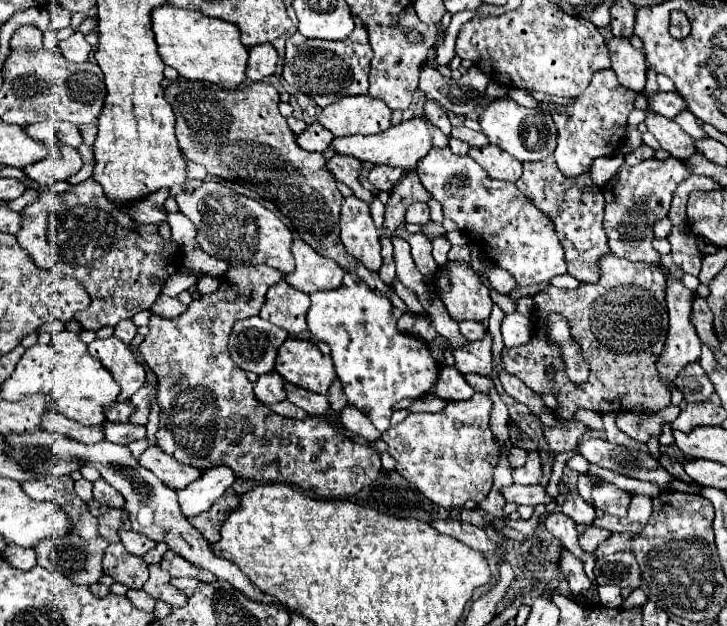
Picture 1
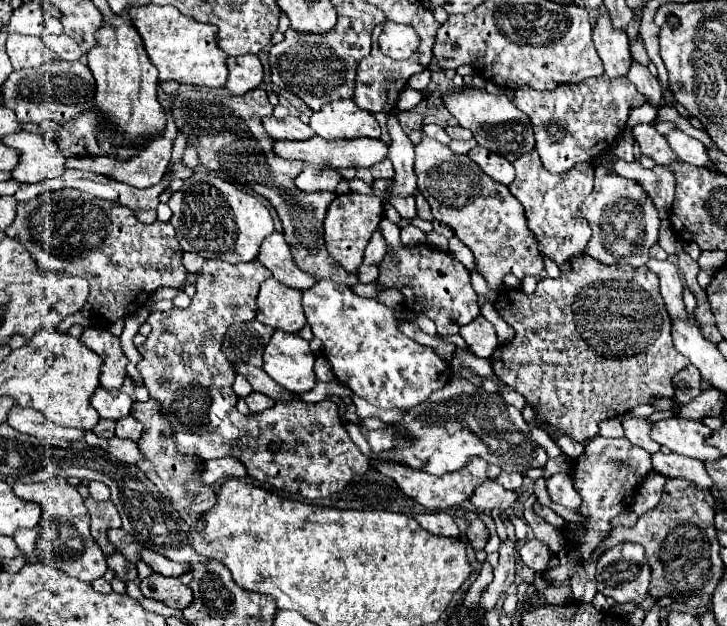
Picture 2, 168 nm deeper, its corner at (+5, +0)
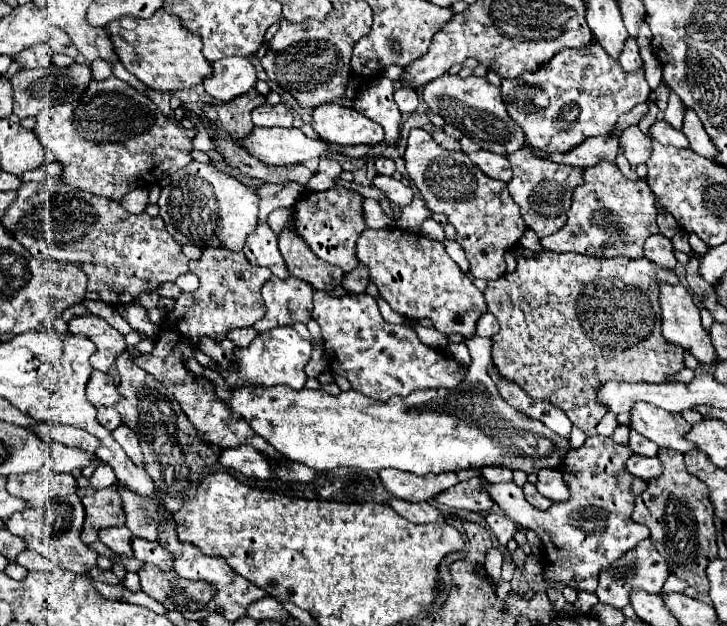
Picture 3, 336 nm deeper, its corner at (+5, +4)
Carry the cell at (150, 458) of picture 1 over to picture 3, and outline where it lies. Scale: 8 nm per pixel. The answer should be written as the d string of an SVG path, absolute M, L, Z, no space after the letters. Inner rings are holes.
M41 423L33 431L37 431L45 441L59 441L59 443L65 443L65 445L71 445L71 447L79 447L87 453L95 453L101 447L99 437L95 437L95 435L83 431L83 429L71 427L71 425Z

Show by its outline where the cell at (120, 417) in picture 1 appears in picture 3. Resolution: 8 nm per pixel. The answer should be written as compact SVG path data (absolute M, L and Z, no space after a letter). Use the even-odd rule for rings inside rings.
M93 371L89 383L87 383L87 399L95 407L115 407L121 401L121 395L117 391L117 385L109 373Z

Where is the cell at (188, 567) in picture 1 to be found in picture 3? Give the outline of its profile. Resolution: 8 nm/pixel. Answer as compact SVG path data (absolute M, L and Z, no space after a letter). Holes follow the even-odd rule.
M133 539L131 541L133 545L133 553L135 553L135 559L143 561L143 563L151 563L151 565L157 565L159 569L163 571L169 571L173 569L173 557L171 553L163 551L161 545L155 545L151 541L143 541L143 539Z

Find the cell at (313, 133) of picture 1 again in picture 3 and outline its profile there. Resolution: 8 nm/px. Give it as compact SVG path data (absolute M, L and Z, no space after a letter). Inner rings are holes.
M283 103L261 105L259 109L253 109L251 115L257 127L293 127L293 115Z

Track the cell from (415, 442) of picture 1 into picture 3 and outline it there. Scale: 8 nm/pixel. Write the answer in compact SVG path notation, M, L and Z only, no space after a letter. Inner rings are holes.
M383 469L379 471L379 477L389 493L411 503L431 503L439 493L459 483L457 473L441 473L439 477L419 477L415 473L403 473L399 469Z

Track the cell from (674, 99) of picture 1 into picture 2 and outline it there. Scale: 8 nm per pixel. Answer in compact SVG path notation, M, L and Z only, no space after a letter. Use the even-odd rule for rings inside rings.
M633 61L631 63L631 69L627 73L627 79L647 97L647 103L659 107L661 97L663 97L663 91L661 91L661 85L659 85L657 77L653 77L647 67L643 67L637 61Z

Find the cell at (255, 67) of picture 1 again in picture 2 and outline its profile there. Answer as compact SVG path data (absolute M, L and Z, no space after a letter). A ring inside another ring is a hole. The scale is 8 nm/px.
M243 55L243 57L229 57L227 59L229 77L225 89L231 95L243 95L263 81L263 65L257 55Z

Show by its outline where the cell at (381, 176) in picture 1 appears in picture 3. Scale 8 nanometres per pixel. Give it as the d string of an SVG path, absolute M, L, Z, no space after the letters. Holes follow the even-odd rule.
M375 157L375 169L381 175L393 175L395 173L395 163L391 159L385 159L385 157Z

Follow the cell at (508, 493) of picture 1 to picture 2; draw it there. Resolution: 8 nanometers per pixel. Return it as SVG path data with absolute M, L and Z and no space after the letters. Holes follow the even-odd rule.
M485 481L483 485L479 485L479 489L475 489L475 493L469 499L469 503L473 507L477 507L481 513L491 513L493 509L495 511L505 511L515 501L517 501L517 493L507 491L505 487L501 487L495 481Z

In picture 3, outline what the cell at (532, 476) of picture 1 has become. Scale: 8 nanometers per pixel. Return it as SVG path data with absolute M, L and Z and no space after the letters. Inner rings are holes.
M481 469L481 475L491 483L509 483L509 481L513 481L513 471L509 471L509 469Z

